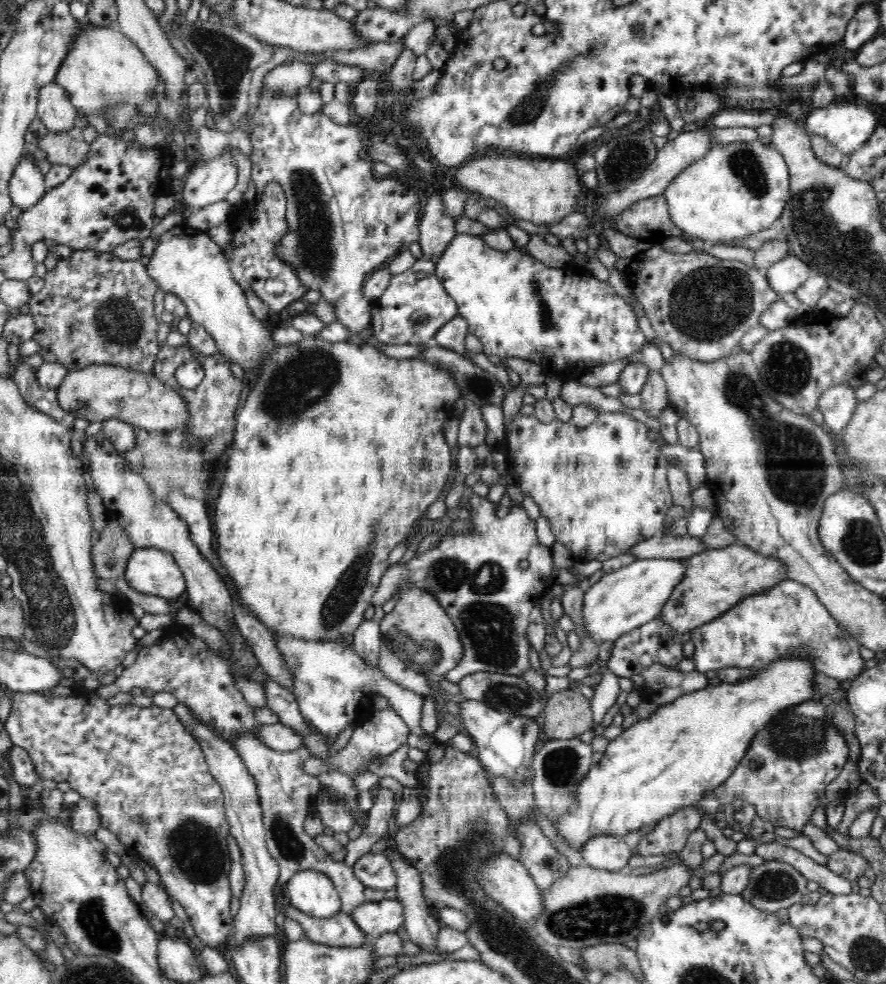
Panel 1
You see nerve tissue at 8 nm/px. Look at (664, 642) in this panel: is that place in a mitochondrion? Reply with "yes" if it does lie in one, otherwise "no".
no

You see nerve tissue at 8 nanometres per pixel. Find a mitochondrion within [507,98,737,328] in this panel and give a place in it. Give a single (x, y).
(622, 162)

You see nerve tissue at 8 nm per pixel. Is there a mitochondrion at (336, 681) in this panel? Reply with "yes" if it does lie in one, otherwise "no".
no

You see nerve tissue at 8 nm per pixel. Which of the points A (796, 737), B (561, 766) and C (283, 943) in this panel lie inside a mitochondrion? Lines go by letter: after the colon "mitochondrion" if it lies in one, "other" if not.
A: mitochondrion
B: mitochondrion
C: other

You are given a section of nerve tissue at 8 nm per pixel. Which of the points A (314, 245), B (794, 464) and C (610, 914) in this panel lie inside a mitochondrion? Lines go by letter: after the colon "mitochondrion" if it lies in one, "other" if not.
A: mitochondrion
B: mitochondrion
C: mitochondrion

